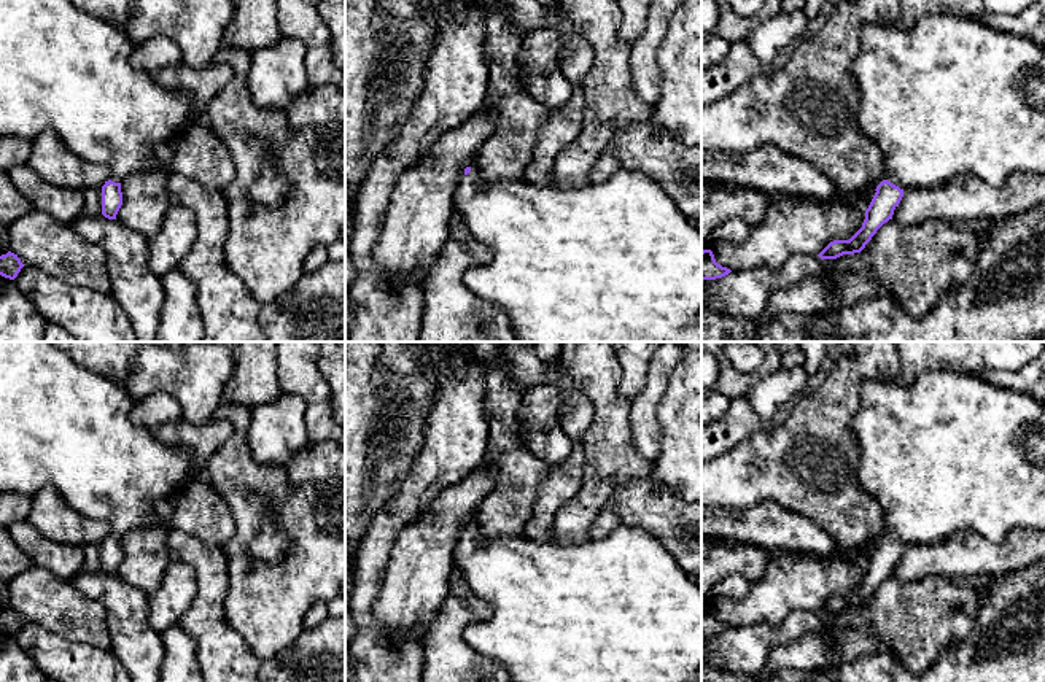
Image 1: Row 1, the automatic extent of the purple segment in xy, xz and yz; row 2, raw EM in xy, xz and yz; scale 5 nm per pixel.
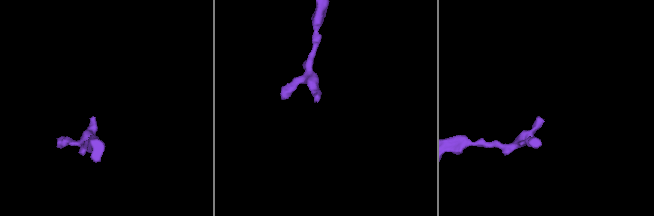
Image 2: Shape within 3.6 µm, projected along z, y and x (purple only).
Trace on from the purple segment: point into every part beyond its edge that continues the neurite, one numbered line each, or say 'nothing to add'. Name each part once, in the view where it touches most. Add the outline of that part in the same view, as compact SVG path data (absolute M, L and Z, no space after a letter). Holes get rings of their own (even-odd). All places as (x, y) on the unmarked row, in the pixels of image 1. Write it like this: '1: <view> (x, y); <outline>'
1: yz (951, 452); M929 372L911 386L868 378L859 397L860 407L849 423L859 445L857 480L881 507L884 536L905 547L972 529L1000 544L1018 526L1045 529L1045 402L965 372Z

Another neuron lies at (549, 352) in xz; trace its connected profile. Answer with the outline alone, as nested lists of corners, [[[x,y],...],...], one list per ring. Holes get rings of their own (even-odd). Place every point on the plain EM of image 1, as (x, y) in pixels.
[[[534,342],[534,348],[544,362],[552,364],[560,359],[561,343],[563,342]]]

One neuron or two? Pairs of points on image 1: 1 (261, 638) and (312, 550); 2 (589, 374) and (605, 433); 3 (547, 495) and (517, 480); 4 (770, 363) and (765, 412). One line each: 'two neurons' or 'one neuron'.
1: one neuron
2: one neuron
3: two neurons
4: two neurons

